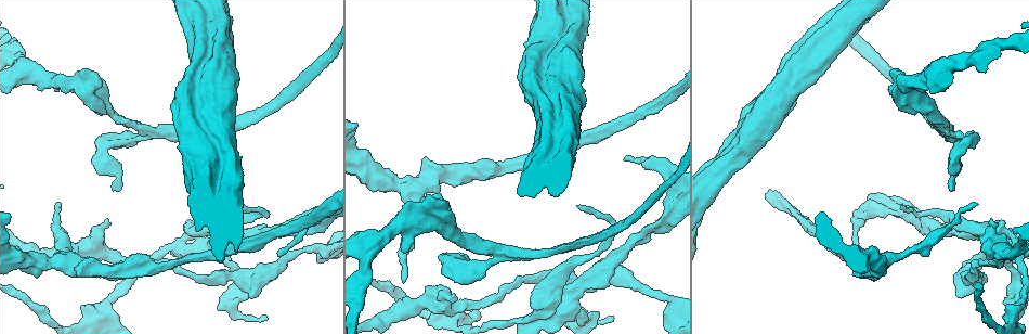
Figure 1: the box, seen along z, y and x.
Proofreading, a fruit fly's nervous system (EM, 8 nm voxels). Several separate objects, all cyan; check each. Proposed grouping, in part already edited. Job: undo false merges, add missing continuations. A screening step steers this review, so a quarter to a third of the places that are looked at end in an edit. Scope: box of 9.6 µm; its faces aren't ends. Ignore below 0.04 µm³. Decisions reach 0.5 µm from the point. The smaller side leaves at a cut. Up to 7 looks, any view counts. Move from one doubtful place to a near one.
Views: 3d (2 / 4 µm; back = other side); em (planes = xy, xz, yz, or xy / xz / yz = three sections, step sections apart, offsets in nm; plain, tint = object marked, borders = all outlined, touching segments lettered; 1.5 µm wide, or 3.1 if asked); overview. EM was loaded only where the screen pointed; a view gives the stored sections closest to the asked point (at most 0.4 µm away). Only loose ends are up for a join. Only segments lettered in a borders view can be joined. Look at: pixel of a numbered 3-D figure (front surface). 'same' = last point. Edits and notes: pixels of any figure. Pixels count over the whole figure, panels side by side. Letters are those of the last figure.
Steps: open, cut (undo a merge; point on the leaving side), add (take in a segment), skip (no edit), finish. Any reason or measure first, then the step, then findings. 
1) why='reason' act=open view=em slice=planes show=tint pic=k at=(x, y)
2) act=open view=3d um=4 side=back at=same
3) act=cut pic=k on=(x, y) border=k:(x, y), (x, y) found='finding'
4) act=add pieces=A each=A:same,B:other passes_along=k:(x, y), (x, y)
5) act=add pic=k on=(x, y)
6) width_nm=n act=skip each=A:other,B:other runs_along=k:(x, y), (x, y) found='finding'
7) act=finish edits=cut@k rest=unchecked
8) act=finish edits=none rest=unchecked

why='sharp bend' act=open view=3d um=2 pic=1 at=(476, 273)

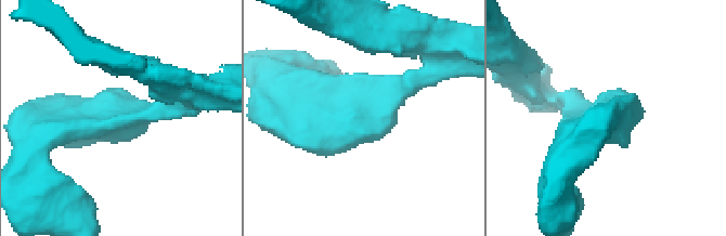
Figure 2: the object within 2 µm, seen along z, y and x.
arm_widths_nm=190,300 why='need the tissue' act=open view=em slice=planes show=plain pic=2 at=(360, 114)

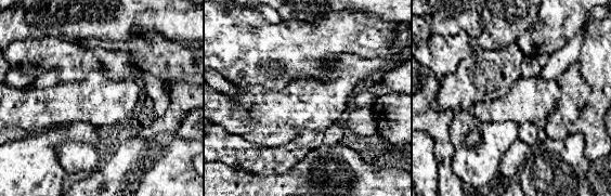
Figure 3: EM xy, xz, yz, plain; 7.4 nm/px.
why='what lies round it' act=open view=em slice=planes show=borders at=same

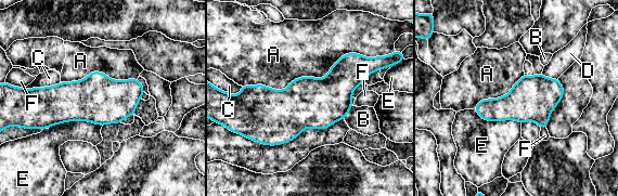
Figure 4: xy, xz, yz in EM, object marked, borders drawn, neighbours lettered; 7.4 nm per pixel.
width_nm=360 longest_contact=A:1000nm act=skip each=A:other,B:other,C:other,D:other,E:other,F:other found='all the same neuron'

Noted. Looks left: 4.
why='branch stops here' act=open view=3d um=2 pic=1 at=(405, 281)

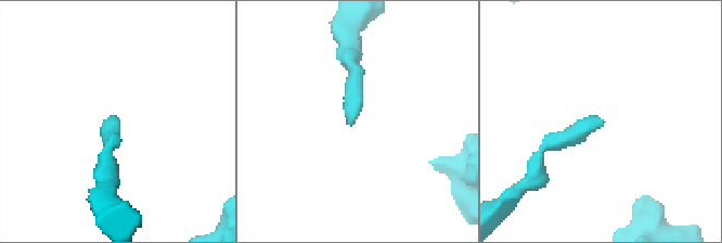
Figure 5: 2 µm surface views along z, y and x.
why='now the EM' act=open view=em slice=xy step=8 show=tint pic=5 at=(110, 124)

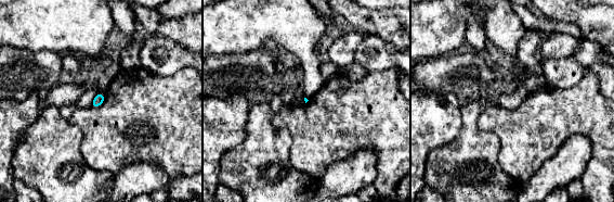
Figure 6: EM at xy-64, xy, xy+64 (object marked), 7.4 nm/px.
why='another direction' act=open view=em slice=yz step=4 show=borders at=same

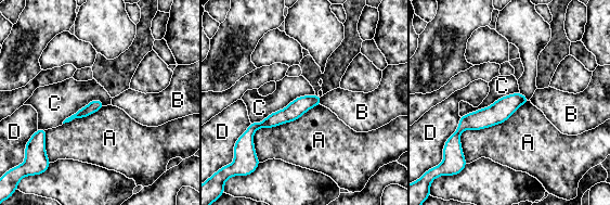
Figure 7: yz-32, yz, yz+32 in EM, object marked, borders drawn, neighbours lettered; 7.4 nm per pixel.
act=skip each=A:other,B:other,C:other,D:other border=7:(529, 100), (465, 129), (464, 159) found='no lettered segment goes on from it'

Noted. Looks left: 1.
why='thick turns thin' act=open view=em slice=planes show=borders pic=1 at=(329, 249)

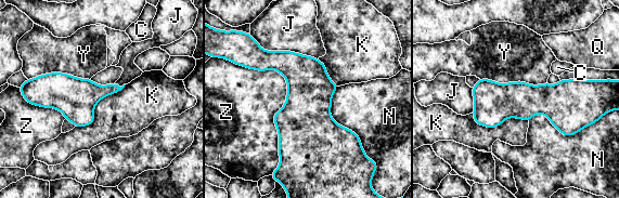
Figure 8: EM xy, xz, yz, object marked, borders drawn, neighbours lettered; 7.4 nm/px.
width_nm=280 act=skip each=C:other,J:other,K:other,N:other,Q:other,Y:other,Z:other border=8:(126, 84), (75, 127) found='one neuron here'

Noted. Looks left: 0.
act=finish edits=none rest=unchecked

